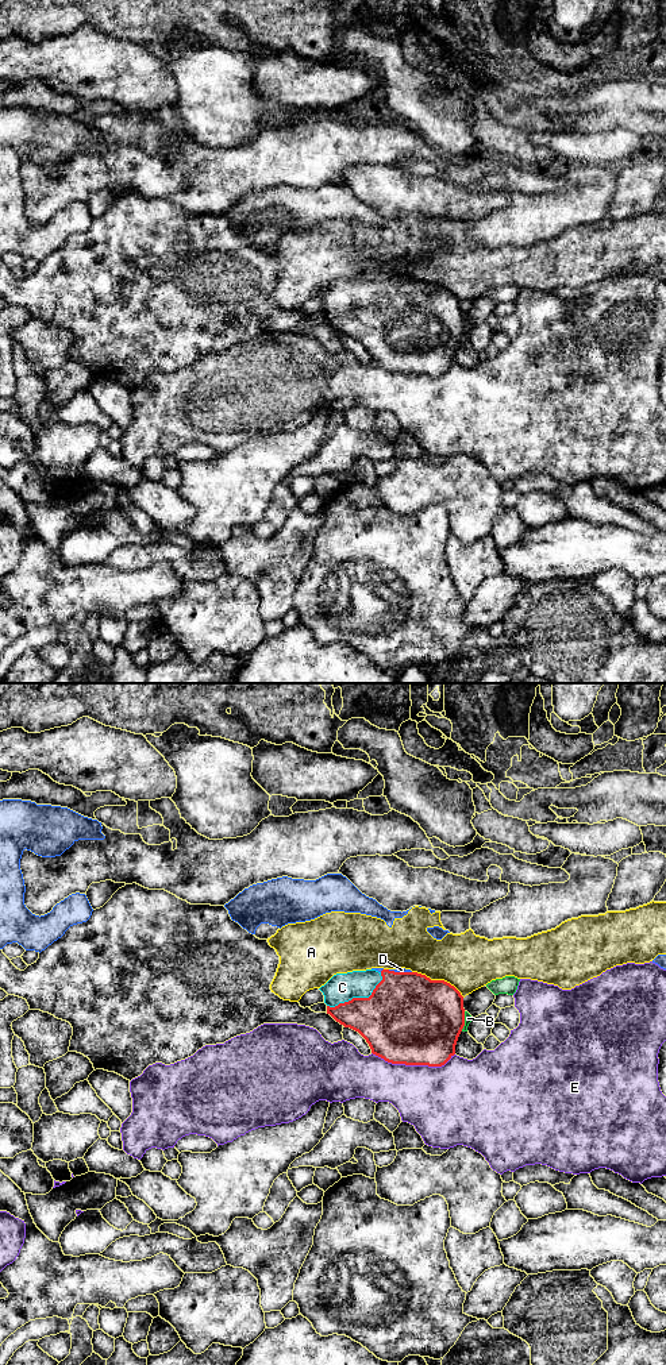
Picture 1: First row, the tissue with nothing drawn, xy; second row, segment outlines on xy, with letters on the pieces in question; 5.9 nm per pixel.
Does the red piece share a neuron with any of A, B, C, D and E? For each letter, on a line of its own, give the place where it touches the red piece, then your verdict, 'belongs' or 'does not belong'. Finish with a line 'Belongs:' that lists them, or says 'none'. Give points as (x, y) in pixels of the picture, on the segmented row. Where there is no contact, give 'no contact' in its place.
A: xy (438, 980) | does not belong
B: xy (464, 1021) | does not belong
C: xy (360, 998) | belongs
D: xy (400, 972) | does not belong
E: xy (414, 1064) | does not belong
Belongs: C

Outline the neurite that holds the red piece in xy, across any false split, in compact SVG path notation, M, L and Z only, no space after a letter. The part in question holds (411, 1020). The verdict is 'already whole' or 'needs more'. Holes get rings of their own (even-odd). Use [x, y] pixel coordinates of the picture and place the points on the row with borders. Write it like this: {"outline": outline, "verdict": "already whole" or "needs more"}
{"outline": "M366 969L336 973L319 990L324 995L327 1014L344 1027L358 1032L372 1053L388 1063L442 1067L455 1054L455 1045L465 1026L463 996L444 980L431 980L417 972Z", "verdict": "needs more"}

